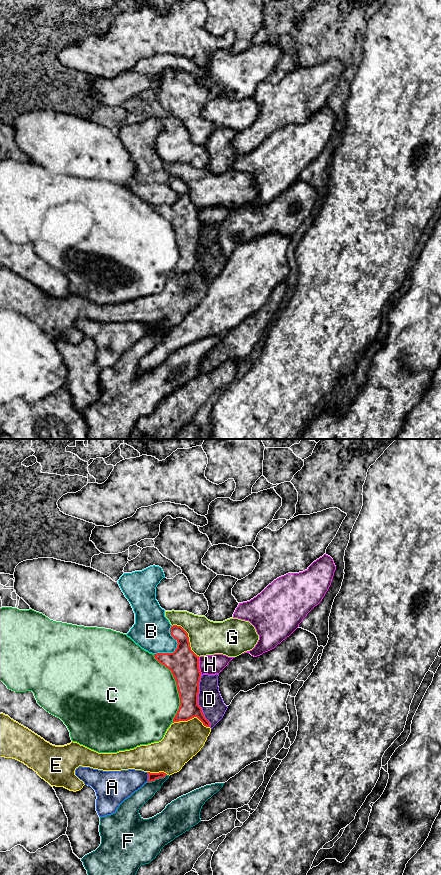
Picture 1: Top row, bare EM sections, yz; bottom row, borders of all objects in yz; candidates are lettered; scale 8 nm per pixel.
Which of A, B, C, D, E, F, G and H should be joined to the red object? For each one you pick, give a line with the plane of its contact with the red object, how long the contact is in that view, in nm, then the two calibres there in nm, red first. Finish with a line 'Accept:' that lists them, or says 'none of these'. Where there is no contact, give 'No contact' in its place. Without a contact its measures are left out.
D: Touches red in yz. Shared border 420 nm. Thickness 220 nm (red) against 190 nm
Accept: D

